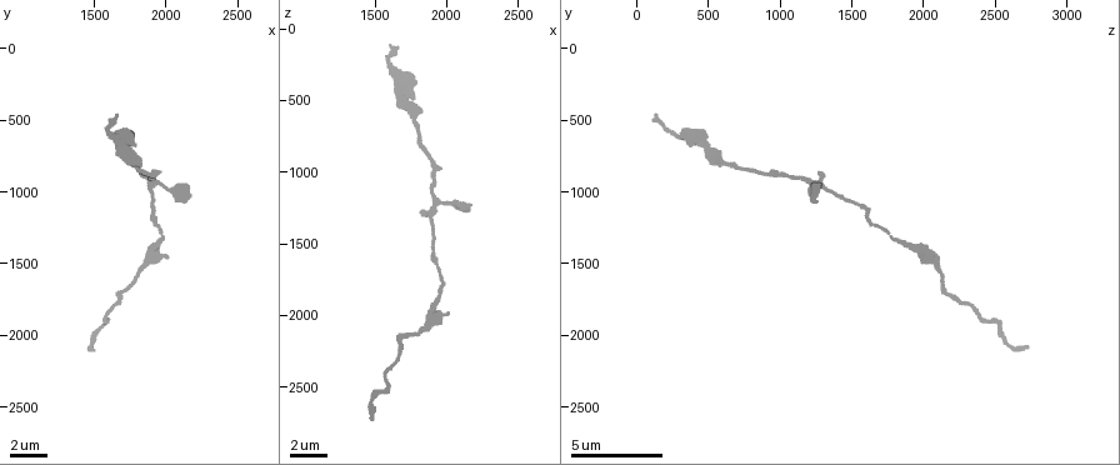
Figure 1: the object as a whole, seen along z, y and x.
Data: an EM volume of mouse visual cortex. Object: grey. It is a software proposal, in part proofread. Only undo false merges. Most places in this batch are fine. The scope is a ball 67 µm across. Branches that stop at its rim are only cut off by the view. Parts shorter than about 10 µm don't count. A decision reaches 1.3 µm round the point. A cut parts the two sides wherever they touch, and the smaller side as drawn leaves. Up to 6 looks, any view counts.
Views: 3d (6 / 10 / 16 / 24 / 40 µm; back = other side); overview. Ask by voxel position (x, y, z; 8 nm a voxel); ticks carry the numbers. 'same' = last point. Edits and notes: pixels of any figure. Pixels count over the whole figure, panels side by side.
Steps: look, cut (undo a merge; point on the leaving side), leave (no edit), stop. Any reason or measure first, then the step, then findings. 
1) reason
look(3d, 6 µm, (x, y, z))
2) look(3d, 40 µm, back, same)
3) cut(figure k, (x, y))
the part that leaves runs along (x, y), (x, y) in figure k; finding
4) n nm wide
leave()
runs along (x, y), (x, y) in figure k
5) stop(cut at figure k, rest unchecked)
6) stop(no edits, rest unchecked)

sudden change in width
look(3d, 6 µm, (1900, 980, 1340))

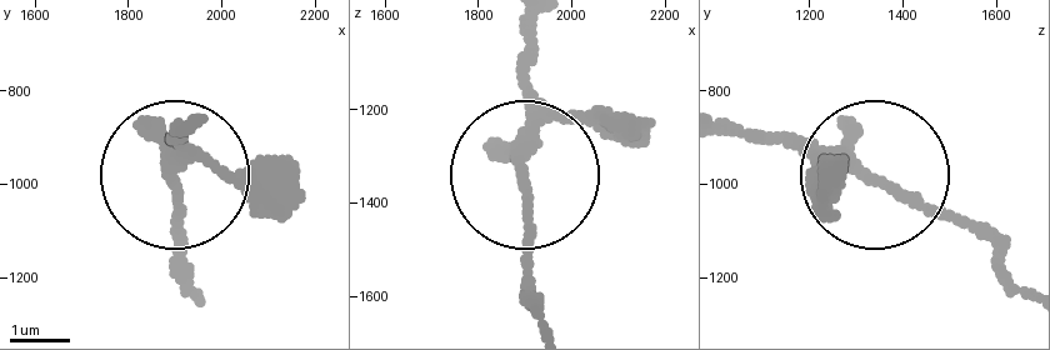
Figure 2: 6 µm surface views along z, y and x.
look(3d, 6 µm, back, (1890, 975, 1325))

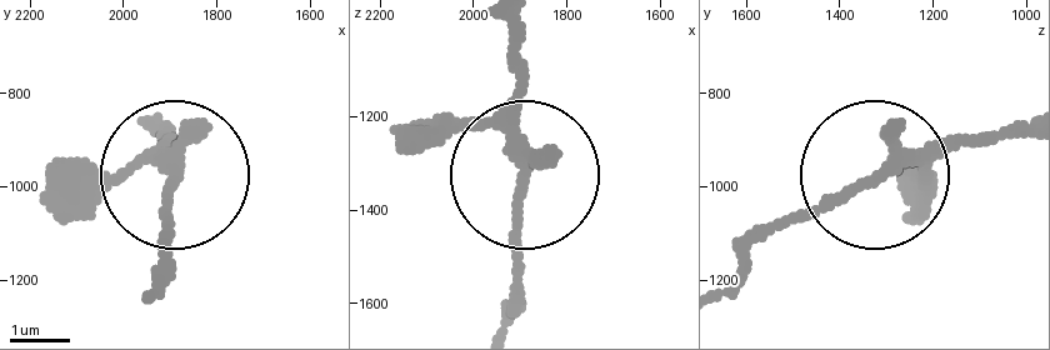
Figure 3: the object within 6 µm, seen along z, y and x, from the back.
200 nm wide
leave()
runs along (786, 223), (871, 174), (1020, 139) in figure 3; continuous, no second cell

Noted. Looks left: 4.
calibre changes
look(3d, 16 µm, (1780, 820, 640))

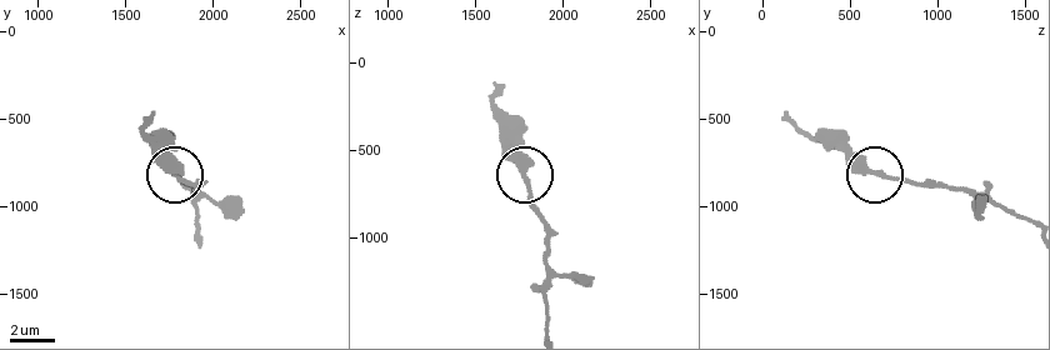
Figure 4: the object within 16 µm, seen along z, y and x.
zoom in
look(3d, 6 µm, (1780, 800, 660))

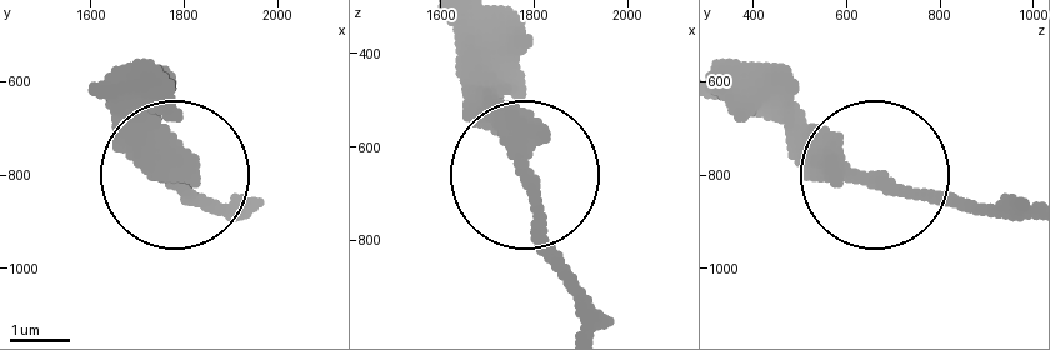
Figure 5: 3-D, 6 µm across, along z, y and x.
leave()
all the same cell

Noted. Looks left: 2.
thick turns thin
look(3d, 10 µm, (1940, 1360, 1860))

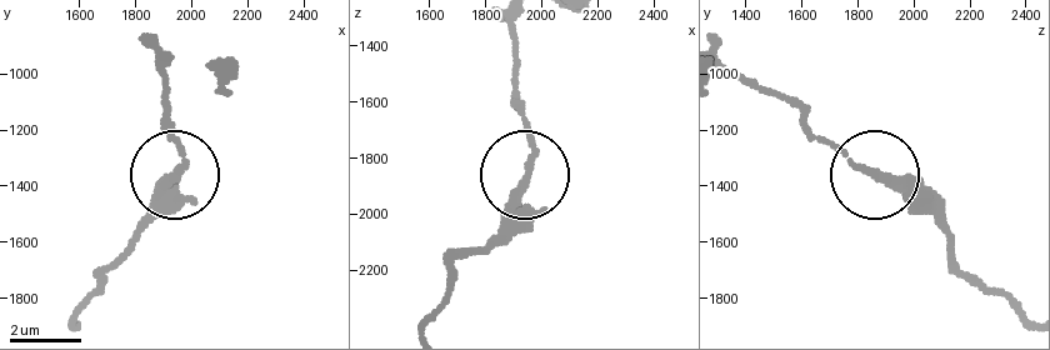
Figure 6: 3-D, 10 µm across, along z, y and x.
look(3d, 6 µm, (1950, 1370, 1880))

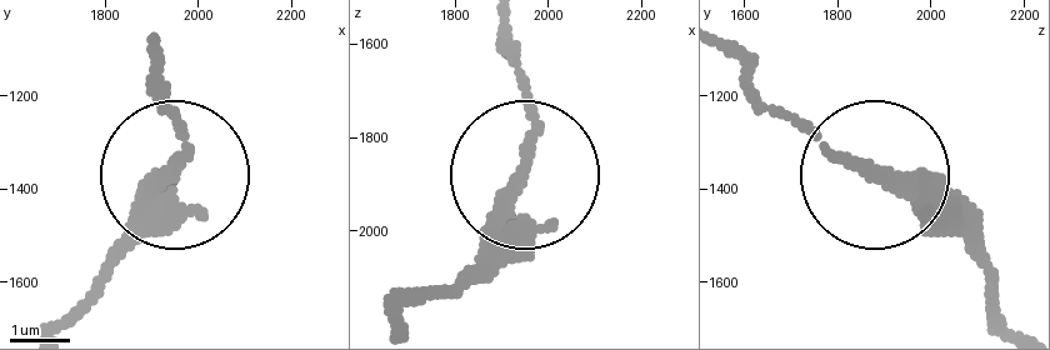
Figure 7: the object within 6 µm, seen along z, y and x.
230 nm wide
leave()
runs along (150, 59), (180, 164), (110, 278) in figure 7; continuous, no second cell

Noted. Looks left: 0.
stop(no edits, rest unchecked)

